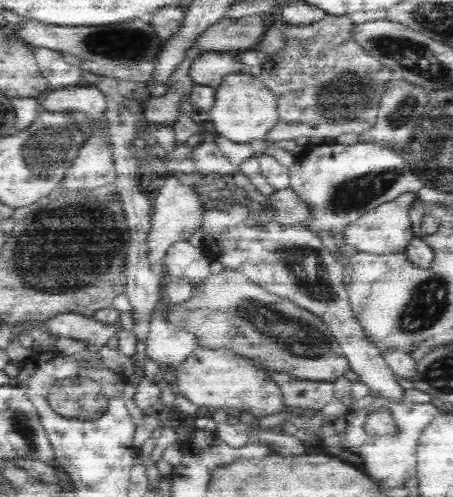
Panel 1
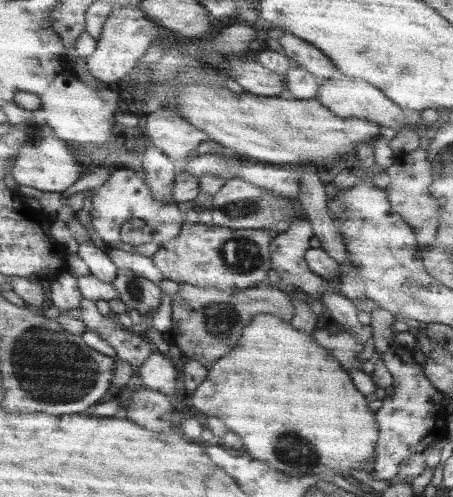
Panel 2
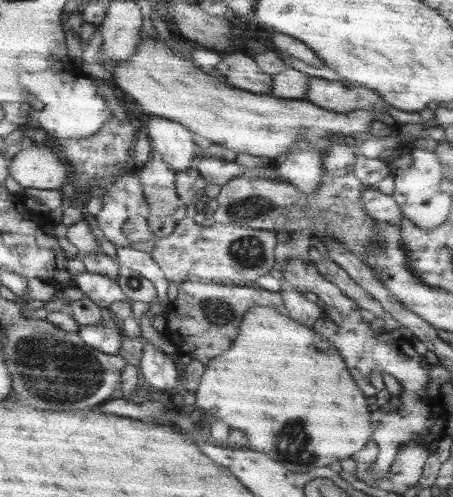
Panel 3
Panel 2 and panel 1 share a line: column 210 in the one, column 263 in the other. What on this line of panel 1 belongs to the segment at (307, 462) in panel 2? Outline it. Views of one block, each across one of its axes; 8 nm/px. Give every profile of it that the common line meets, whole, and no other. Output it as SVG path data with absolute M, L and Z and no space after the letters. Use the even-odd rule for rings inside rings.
M198 350L192 354L180 368L176 368L176 390L180 396L190 400L192 404L206 408L210 412L222 408L228 410L228 406L238 408L240 412L250 410L254 416L268 416L286 410L284 398L280 388L266 378L262 368L256 368L254 364L234 356L226 350Z

